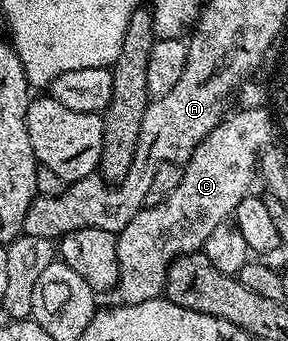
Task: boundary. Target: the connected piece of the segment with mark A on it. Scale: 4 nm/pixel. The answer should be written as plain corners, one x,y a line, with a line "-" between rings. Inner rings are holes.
243,43
233,49
219,49
215,55
203,55
203,61
201,55
197,55
193,63
185,61
185,69
177,85
164,96
152,98
148,102
145,117
141,121
141,133
137,137
137,149
133,153
133,163
129,165
129,173
125,173
118,186
112,186
96,173
70,184
67,191
61,193
61,197
39,195
29,205
29,213
25,213
23,234
57,241
65,233
73,233
73,229
89,227
117,235
126,227
147,203
149,185
153,185
153,173
157,173
157,169
166,163
183,165
187,162
210,131
222,122
228,110
227,98
234,93
235,87
242,88
248,71
257,67
251,51

